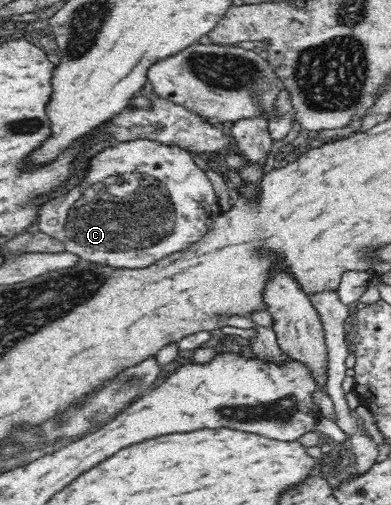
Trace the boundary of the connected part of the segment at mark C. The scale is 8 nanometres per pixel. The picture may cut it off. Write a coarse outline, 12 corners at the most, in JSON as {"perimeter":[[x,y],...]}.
{"perimeter":[[179,146],[91,159],[37,229],[83,261],[143,269],[223,214]]}

